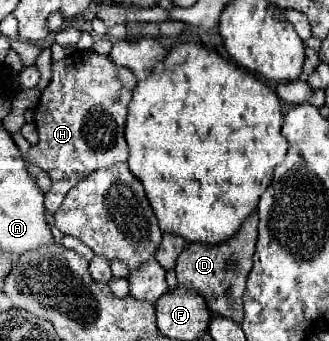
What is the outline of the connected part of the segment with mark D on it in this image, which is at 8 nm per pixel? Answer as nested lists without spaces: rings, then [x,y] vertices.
[[[252,211],[242,227],[224,243],[204,245],[204,243],[186,243],[176,261],[178,283],[186,289],[198,291],[212,313],[234,319],[236,323],[244,321],[244,303],[242,295],[246,289],[246,279],[252,269],[252,255],[258,237],[258,213]]]

